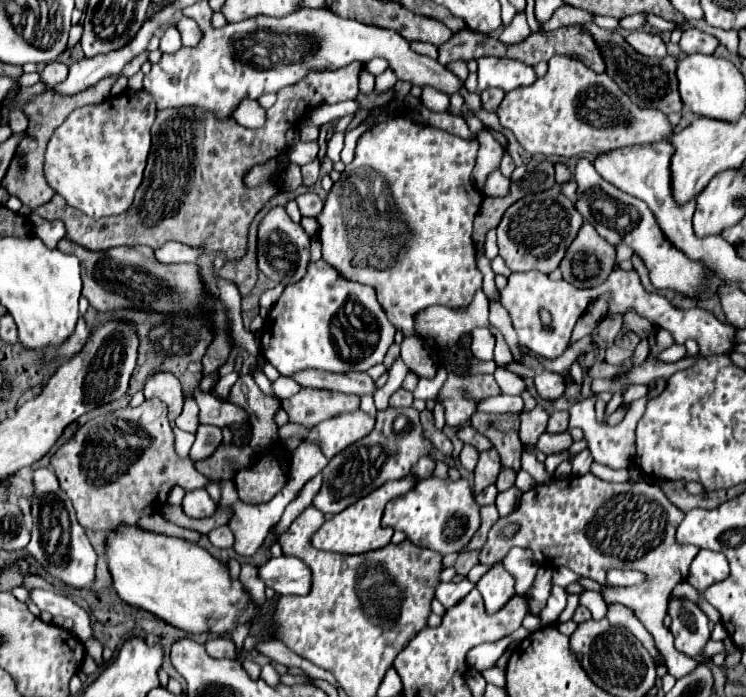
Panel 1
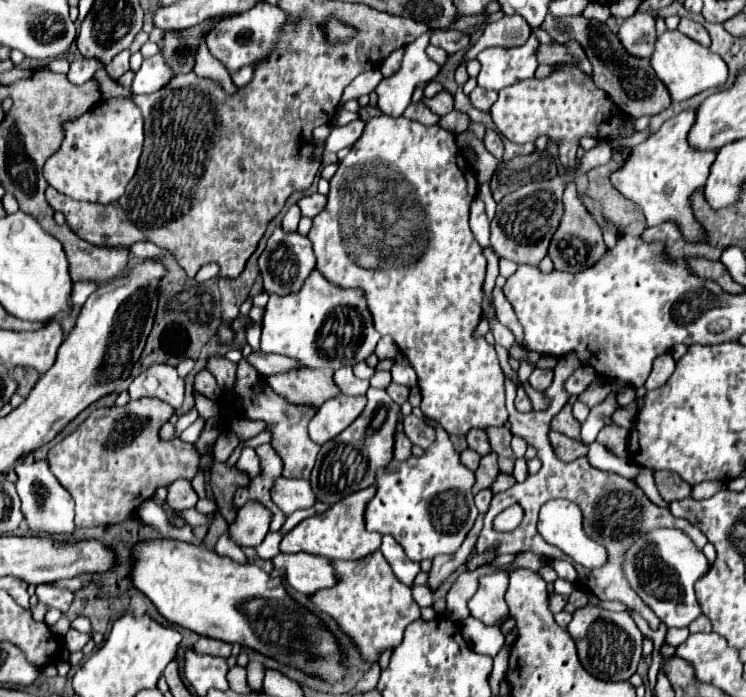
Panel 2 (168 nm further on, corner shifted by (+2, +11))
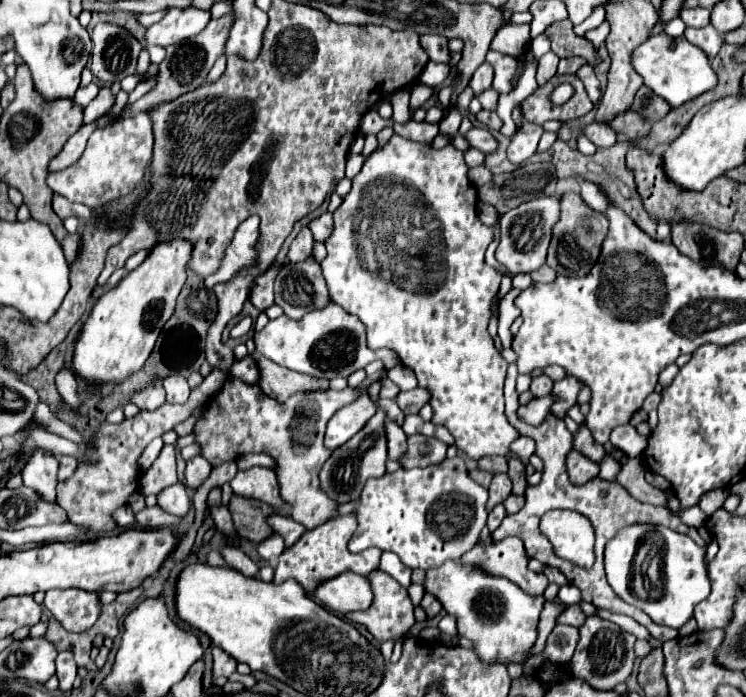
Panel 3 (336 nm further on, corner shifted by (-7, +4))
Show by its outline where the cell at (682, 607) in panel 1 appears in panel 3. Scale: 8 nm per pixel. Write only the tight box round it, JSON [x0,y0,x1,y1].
[605,526,711,628]

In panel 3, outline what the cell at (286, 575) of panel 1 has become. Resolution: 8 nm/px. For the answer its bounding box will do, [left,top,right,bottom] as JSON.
[315,572,373,614]

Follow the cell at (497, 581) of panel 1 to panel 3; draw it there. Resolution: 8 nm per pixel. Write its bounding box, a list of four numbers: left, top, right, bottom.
[423,560,545,664]

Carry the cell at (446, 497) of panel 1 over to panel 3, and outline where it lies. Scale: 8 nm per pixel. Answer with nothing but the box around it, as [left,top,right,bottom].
[347,458,489,570]

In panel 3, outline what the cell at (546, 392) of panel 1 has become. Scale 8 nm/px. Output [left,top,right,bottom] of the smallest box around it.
[529,374,553,398]

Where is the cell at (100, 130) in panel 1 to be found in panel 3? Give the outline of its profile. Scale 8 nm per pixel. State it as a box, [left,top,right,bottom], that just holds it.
[47,114,153,208]

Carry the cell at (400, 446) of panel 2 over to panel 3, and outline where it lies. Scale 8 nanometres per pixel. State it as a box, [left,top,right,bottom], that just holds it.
[385,420,407,460]

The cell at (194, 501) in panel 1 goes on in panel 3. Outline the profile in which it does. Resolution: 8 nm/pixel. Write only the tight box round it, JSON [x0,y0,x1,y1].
[157,482,191,516]

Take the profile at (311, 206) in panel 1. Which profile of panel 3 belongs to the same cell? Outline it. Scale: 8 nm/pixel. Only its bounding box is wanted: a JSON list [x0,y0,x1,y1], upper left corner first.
[309,212,333,244]

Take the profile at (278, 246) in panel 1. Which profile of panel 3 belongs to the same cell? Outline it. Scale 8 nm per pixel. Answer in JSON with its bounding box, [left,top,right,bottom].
[275,260,331,320]

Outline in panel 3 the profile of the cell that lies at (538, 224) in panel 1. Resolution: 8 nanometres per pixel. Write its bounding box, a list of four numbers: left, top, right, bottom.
[495,196,559,272]

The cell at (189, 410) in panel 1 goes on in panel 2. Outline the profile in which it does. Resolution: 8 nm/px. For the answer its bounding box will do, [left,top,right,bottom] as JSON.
[176,409,198,433]

